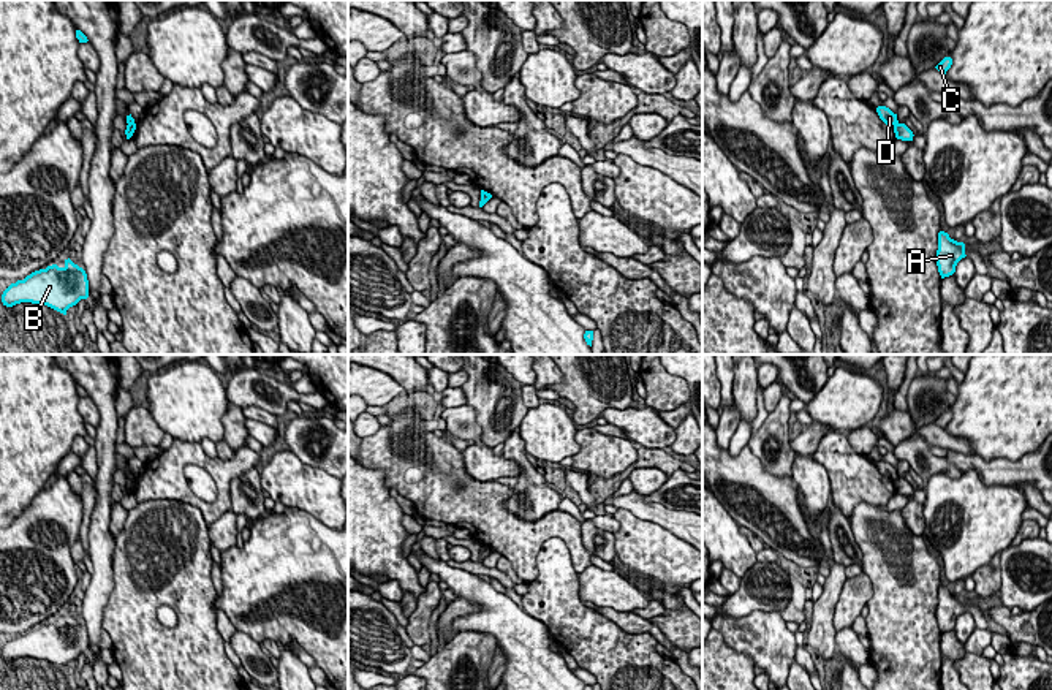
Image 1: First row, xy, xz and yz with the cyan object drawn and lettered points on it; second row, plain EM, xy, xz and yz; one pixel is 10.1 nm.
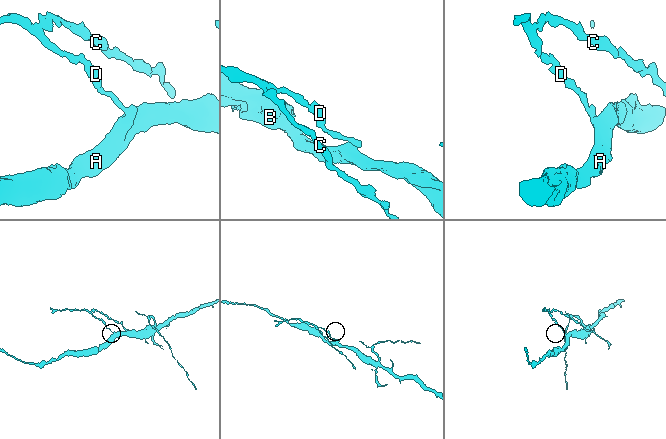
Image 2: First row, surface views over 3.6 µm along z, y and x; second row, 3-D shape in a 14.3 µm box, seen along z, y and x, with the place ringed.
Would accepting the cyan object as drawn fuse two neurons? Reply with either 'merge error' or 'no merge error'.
merge error

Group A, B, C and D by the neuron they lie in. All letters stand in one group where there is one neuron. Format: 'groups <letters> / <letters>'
groups A B / C D

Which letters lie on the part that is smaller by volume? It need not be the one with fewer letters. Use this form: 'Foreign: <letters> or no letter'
Foreign: C, D

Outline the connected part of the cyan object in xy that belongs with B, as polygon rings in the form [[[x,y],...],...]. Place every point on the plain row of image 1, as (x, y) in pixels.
[[[70,612],[65,620],[47,620],[27,630],[24,635],[11,638],[2,649],[2,657],[13,662],[21,657],[47,660],[63,669],[81,654],[89,652],[89,635],[82,622]]]

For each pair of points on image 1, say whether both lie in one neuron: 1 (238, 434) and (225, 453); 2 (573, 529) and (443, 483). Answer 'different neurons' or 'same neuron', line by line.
1: different neurons
2: same neuron

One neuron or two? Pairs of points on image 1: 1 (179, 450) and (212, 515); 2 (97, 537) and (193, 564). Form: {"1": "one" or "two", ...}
{"1": "one", "2": "two"}

